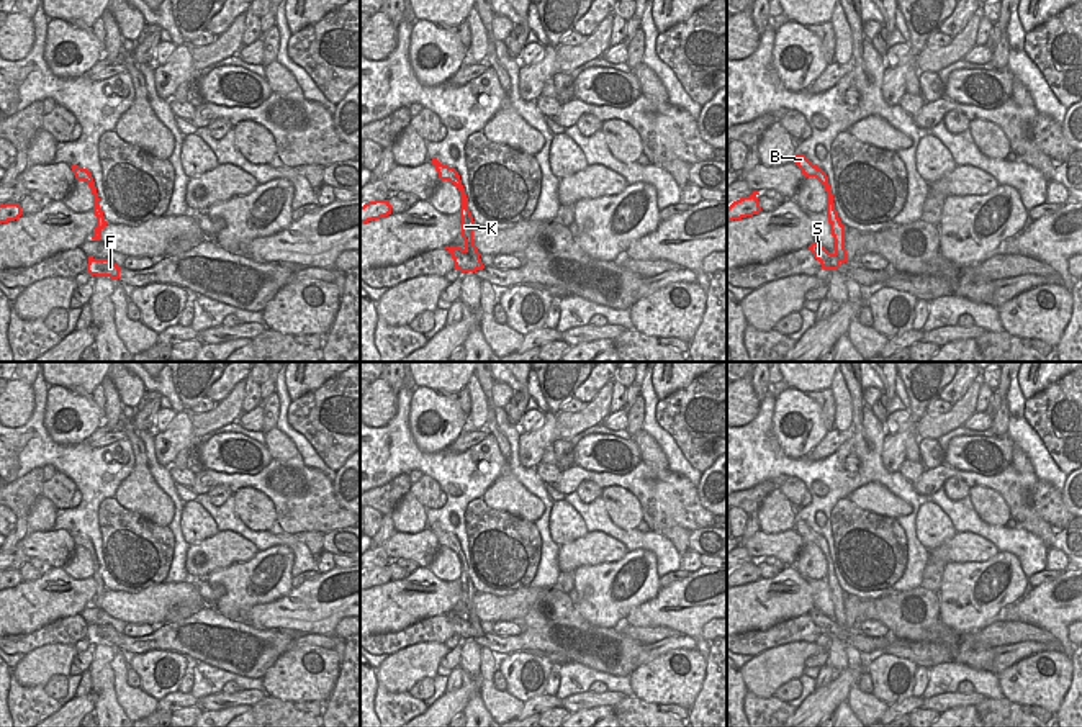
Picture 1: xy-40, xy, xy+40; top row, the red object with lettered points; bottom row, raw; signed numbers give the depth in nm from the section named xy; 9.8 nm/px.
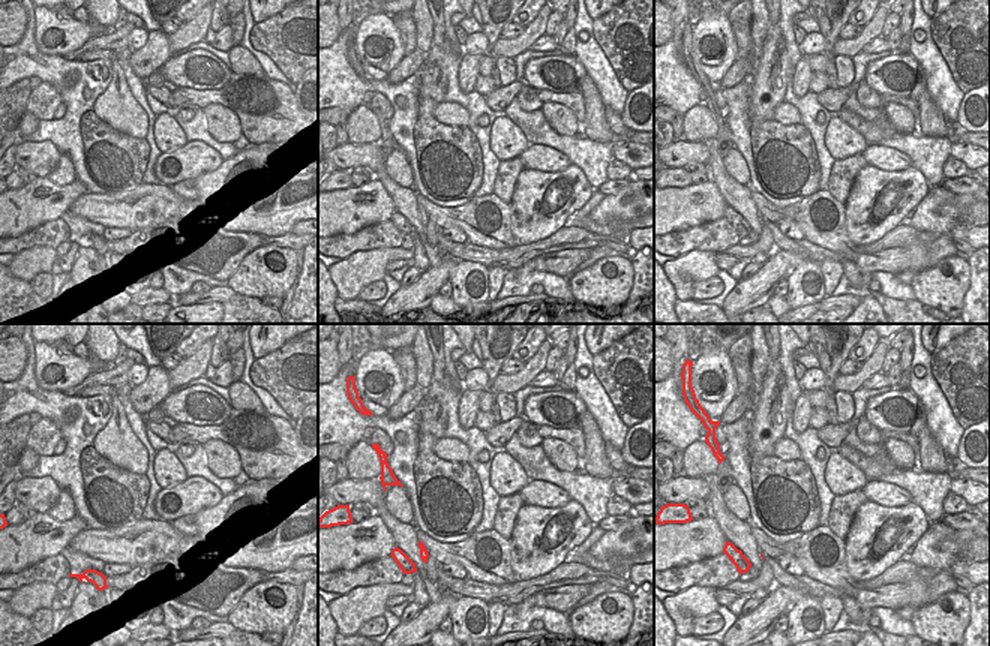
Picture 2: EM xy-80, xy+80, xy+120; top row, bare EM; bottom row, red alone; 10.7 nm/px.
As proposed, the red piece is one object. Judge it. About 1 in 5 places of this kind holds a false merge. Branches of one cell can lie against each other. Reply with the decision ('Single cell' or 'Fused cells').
Fused cells.

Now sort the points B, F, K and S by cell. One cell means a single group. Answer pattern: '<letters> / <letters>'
B F K / S

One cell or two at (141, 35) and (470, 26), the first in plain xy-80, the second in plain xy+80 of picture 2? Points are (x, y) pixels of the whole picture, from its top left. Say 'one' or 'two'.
two

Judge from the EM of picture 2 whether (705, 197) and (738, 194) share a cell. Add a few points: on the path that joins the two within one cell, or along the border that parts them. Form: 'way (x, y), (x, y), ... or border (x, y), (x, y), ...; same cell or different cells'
border (711, 179), (728, 204); different cells

